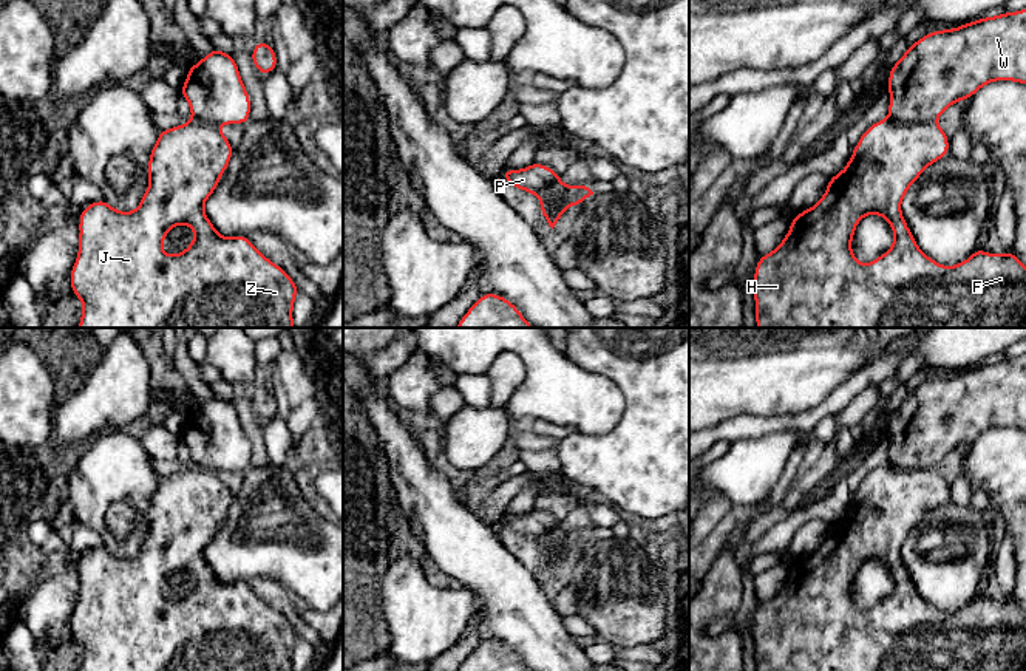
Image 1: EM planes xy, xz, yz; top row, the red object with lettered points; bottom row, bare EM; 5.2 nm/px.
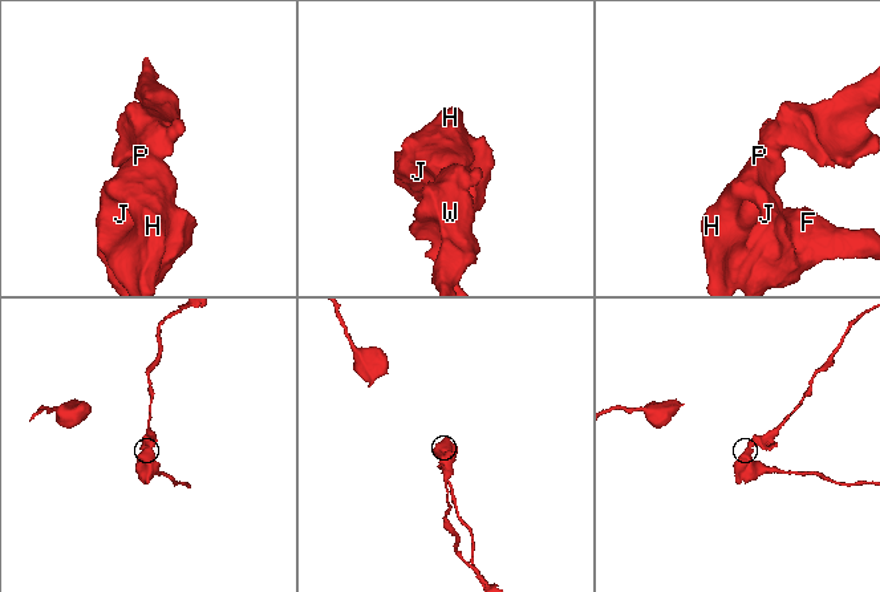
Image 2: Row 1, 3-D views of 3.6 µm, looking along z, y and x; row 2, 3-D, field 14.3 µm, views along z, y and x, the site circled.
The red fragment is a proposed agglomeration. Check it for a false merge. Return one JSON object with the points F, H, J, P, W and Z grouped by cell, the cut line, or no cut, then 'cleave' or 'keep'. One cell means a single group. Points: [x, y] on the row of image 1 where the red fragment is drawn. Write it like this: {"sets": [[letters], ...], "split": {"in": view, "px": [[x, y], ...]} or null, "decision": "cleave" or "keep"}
{"sets": [["F", "H", "J", "P", "Z"], ["W"]], "split": {"in": "xz", "px": [[563, 186], [546, 206], [550, 212], [552, 224]]}, "decision": "cleave"}

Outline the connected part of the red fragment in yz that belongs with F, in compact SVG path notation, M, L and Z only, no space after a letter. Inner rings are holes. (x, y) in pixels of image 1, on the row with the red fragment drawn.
M888 118L870 125L859 138L845 169L841 173L830 176L822 198L811 209L796 213L791 218L791 227L782 243L773 252L760 255L753 278L757 328L1026 328L1026 266L1014 252L986 254L983 249L977 247L967 260L958 263L956 266L943 266L919 249L902 216L901 201L904 199L909 187L929 165L943 159L949 153L949 136L939 124L909 124ZM871 213L888 221L893 229L895 241L885 254L875 258L868 264L862 264L851 252L851 241L858 223Z

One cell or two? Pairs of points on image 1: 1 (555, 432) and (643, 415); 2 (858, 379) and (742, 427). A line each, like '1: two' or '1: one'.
1: two
2: one

